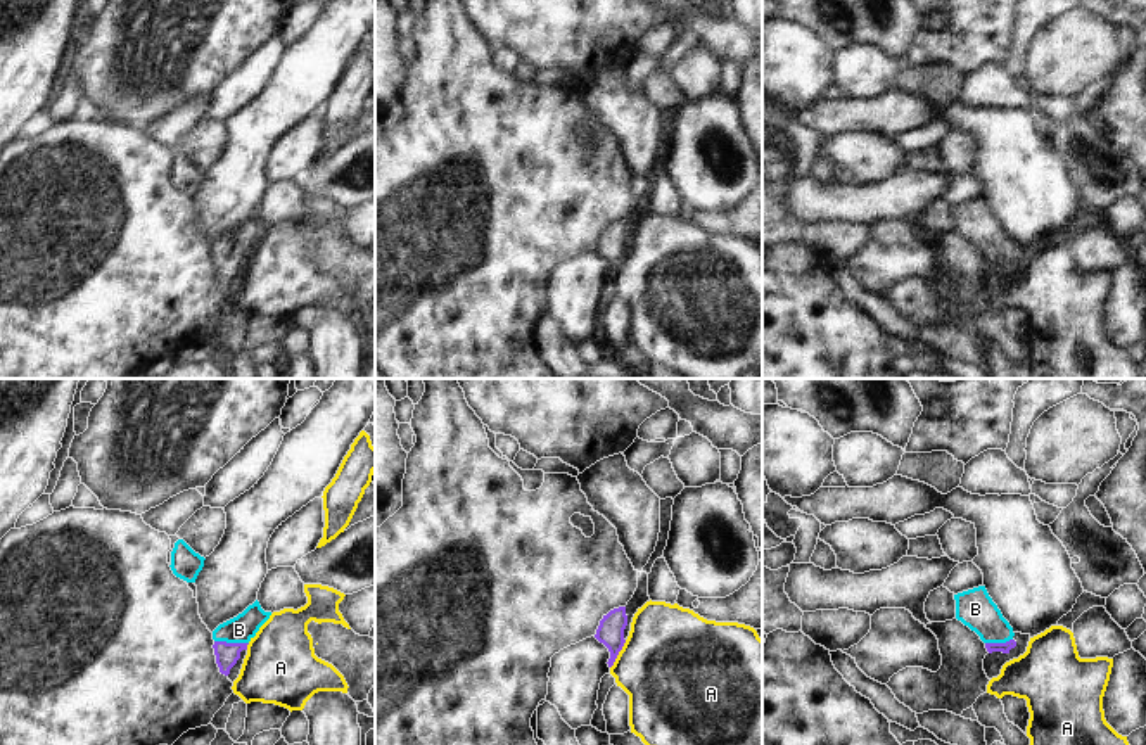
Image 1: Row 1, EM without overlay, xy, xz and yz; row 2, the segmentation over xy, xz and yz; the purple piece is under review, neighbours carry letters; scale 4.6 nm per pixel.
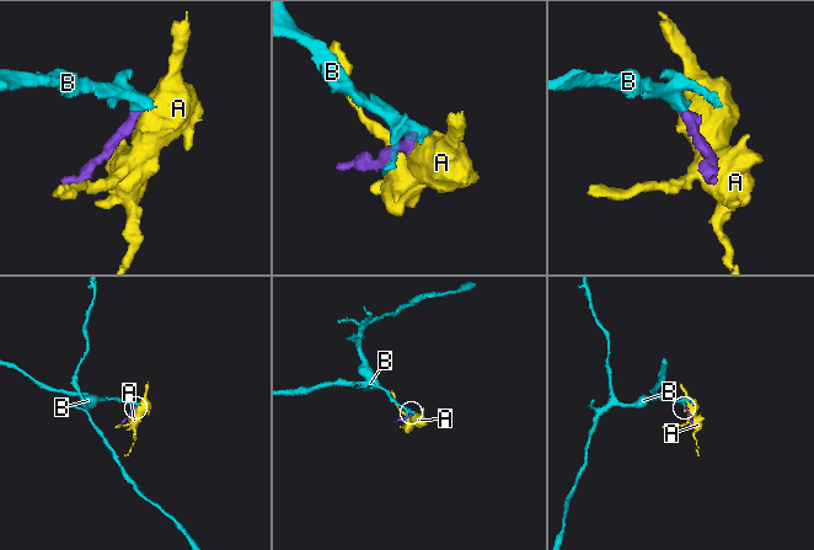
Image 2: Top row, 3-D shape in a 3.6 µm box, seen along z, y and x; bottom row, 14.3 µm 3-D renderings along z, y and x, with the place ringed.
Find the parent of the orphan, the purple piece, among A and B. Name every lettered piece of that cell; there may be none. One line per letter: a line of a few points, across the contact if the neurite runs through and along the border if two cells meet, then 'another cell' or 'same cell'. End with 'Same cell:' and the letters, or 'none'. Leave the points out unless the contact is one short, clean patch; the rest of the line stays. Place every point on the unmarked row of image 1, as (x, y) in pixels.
A: xz (626, 253), (611, 280) | another cell
B: xy (227, 267), (232, 256), (239, 242) | same cell
Same cell: B

